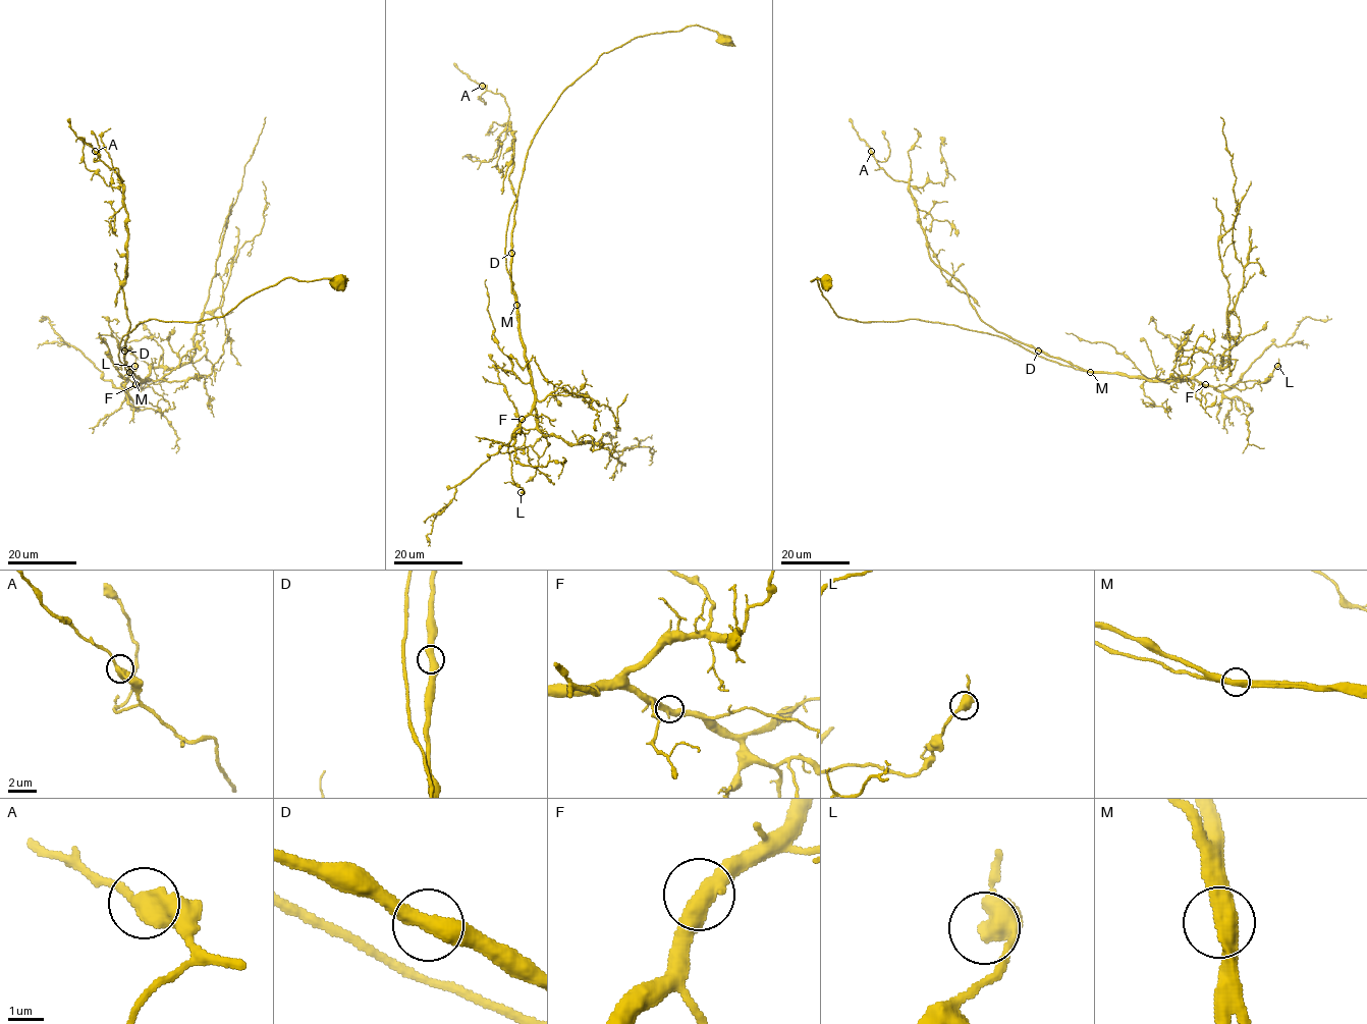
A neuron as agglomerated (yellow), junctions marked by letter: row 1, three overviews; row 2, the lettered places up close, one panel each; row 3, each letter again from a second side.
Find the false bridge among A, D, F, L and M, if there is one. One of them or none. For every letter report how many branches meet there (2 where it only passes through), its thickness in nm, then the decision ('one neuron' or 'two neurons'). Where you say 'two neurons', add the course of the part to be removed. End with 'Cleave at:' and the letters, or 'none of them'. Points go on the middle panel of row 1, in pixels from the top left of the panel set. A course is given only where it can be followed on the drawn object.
A: branches 2; calibre 440 nm; one neuron
D: branches 2; calibre 480 nm; one neuron
F: branches 2; calibre 460 nm; one neuron
L: branches 2; calibre 500 nm; one neuron
M: branches 2; calibre 460 nm; one neuron
Cleave at: none of them

